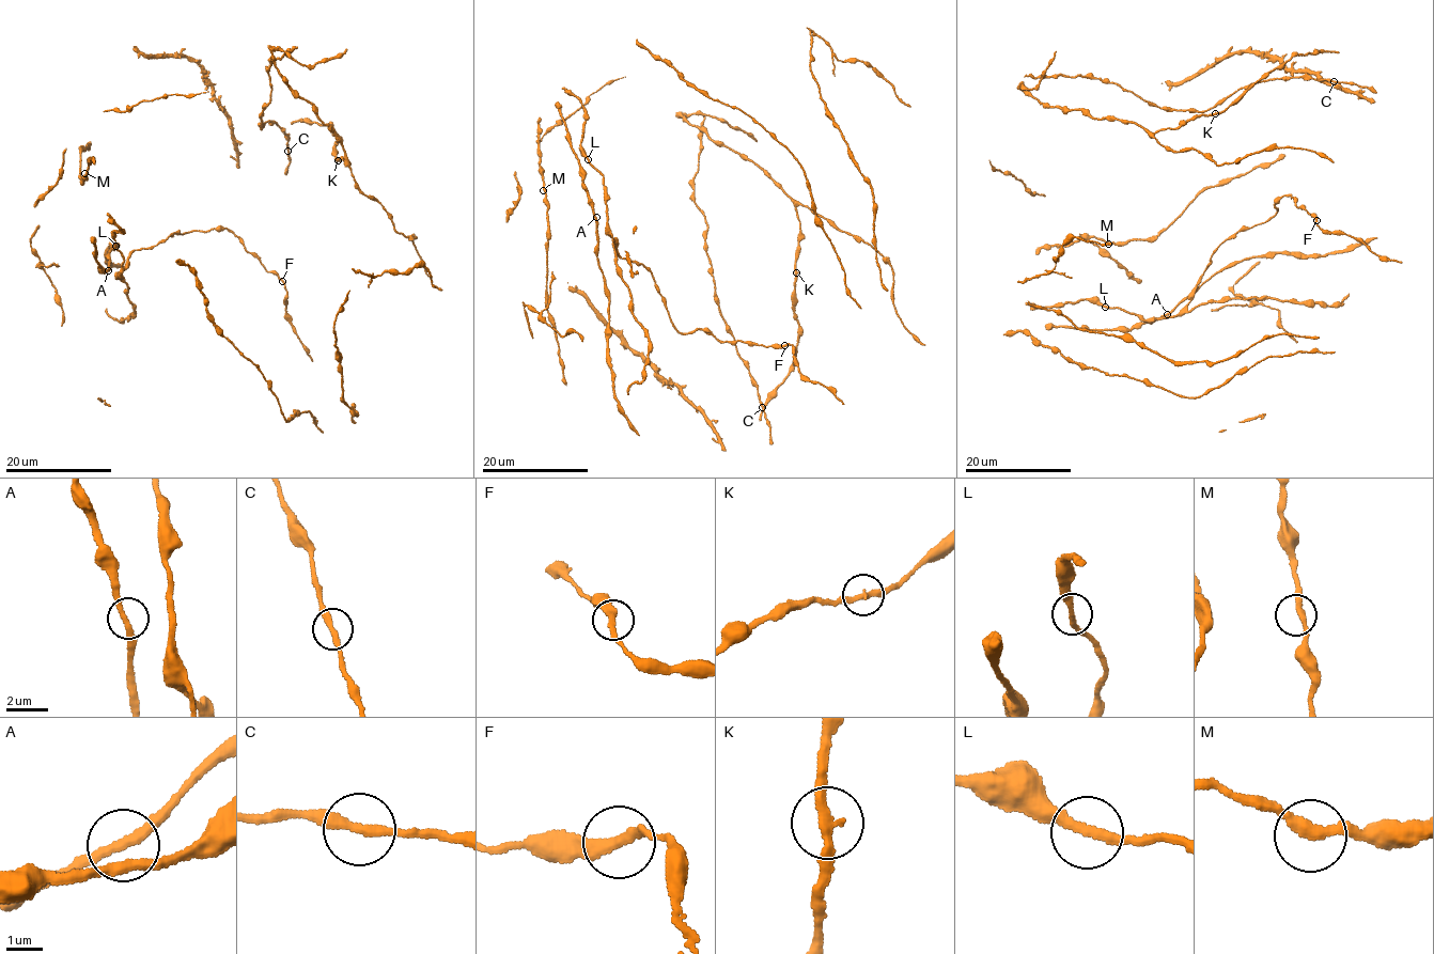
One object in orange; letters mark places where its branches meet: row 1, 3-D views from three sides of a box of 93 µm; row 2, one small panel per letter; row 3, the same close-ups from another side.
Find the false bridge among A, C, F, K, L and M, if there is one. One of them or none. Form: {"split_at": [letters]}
{"split_at": []}

